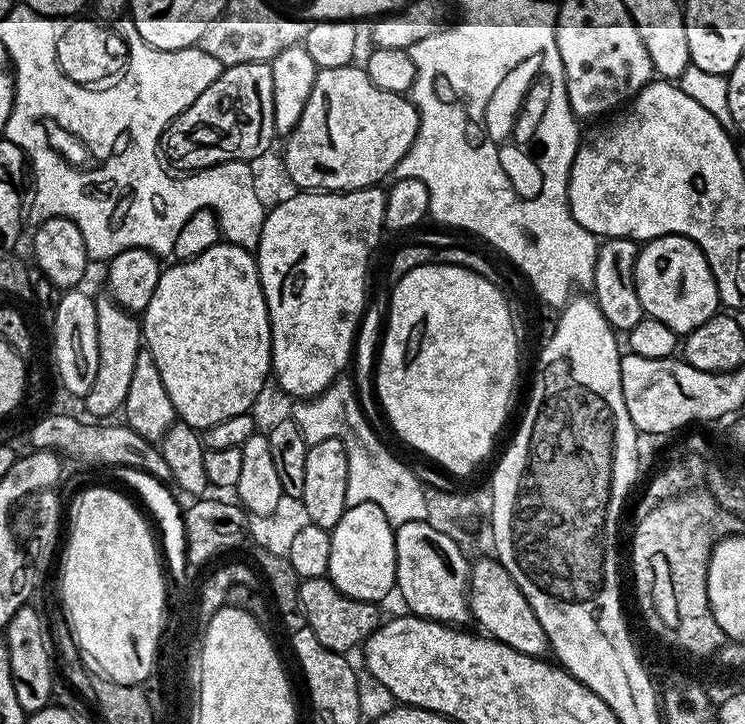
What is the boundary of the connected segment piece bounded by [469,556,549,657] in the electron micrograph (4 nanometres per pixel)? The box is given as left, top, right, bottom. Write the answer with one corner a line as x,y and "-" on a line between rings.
493,557
484,558
472,568
476,575
476,583
480,588
471,589
469,597
469,611
474,620
478,620
481,628
493,639
502,641
504,645
510,645
519,653
527,656
543,657
548,651
548,639
542,624
534,614
533,607
526,601
521,588
509,576
509,572
501,566

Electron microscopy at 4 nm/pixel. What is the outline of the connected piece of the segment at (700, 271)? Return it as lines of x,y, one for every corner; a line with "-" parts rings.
660,236
656,240
649,240
639,249
636,258
636,289
638,302
642,302
645,316
652,316
658,322
666,322
670,330
677,334
687,334
698,330
702,322
717,315
721,311
718,286
712,280
712,271
704,261
704,251
692,240
684,236

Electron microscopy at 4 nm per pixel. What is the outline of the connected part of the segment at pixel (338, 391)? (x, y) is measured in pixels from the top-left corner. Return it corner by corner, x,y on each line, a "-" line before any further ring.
344,379
334,380
320,396
297,403
300,405
290,412
291,419
309,444
320,444
326,439
338,439
343,443
347,458
348,506
376,505
395,527
408,521
425,520
426,500
417,476
386,448
364,416
351,382

